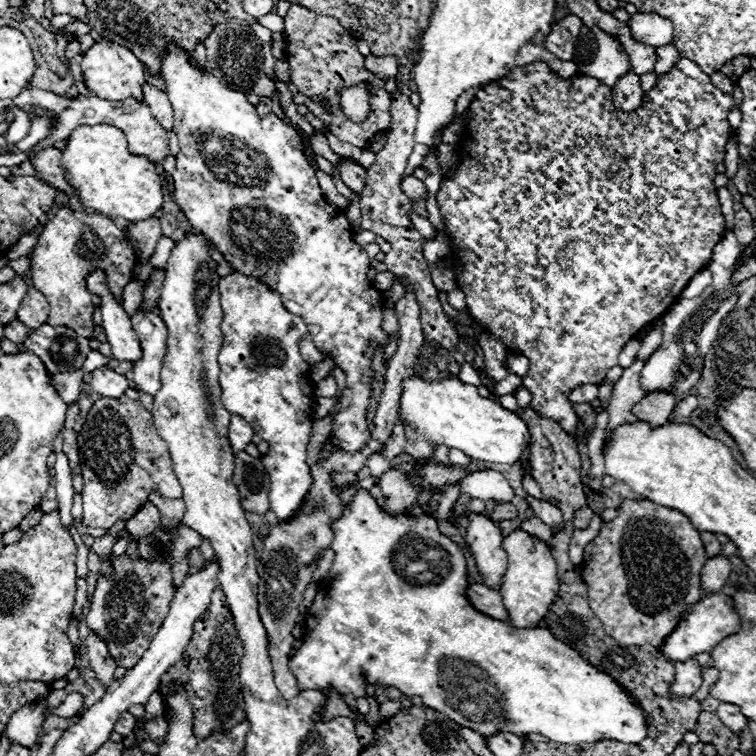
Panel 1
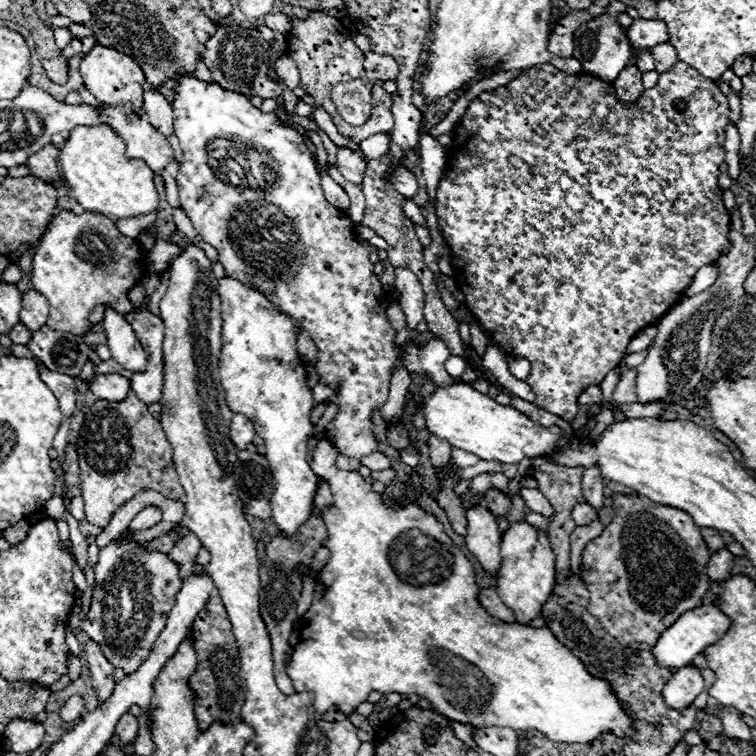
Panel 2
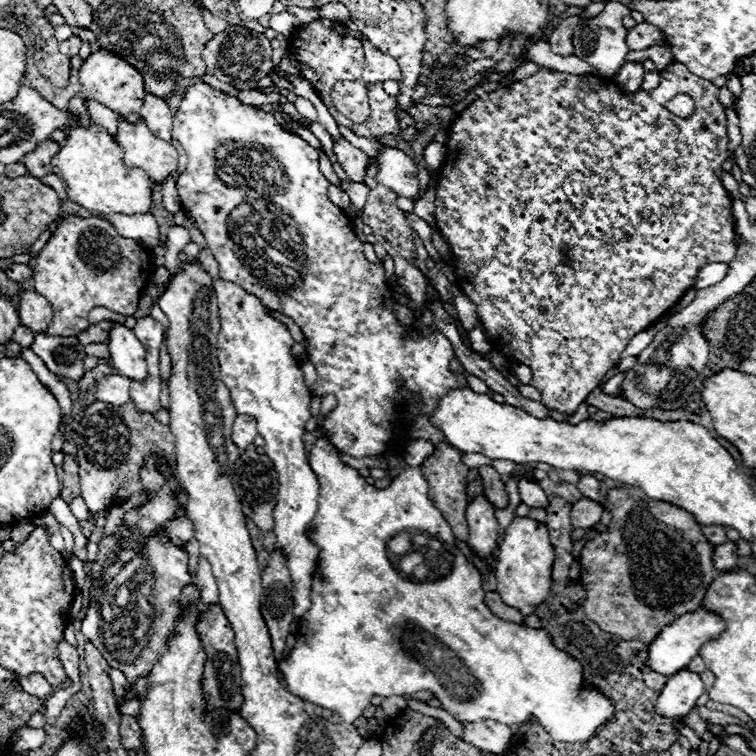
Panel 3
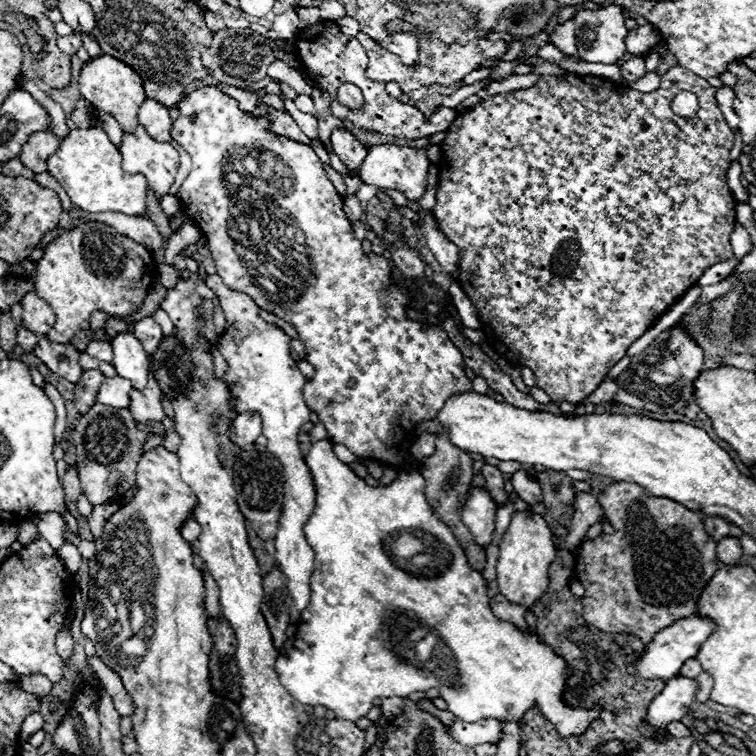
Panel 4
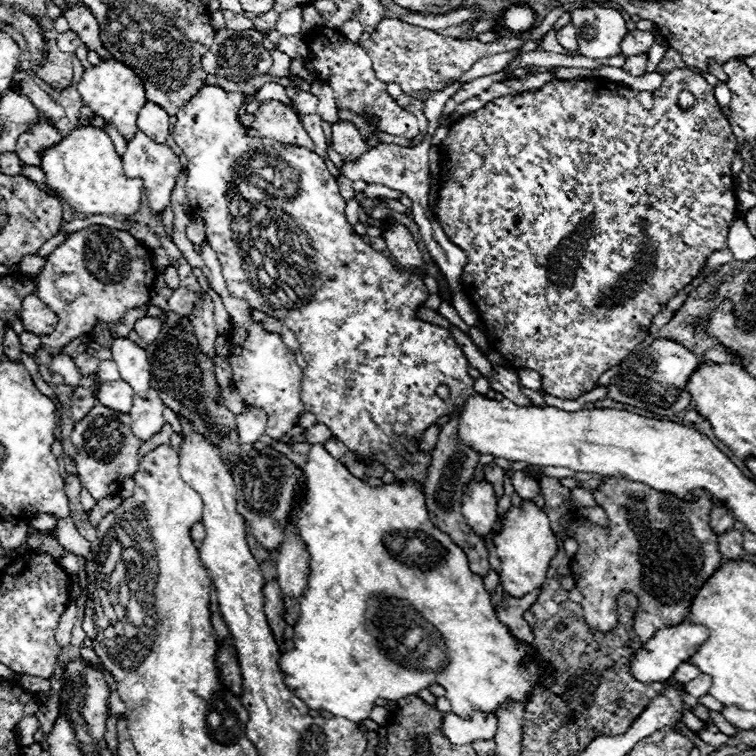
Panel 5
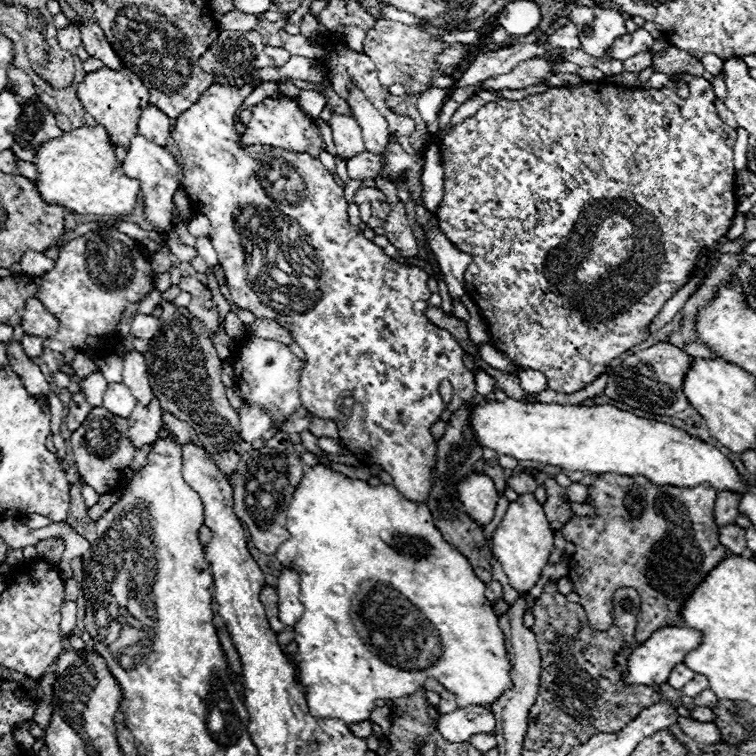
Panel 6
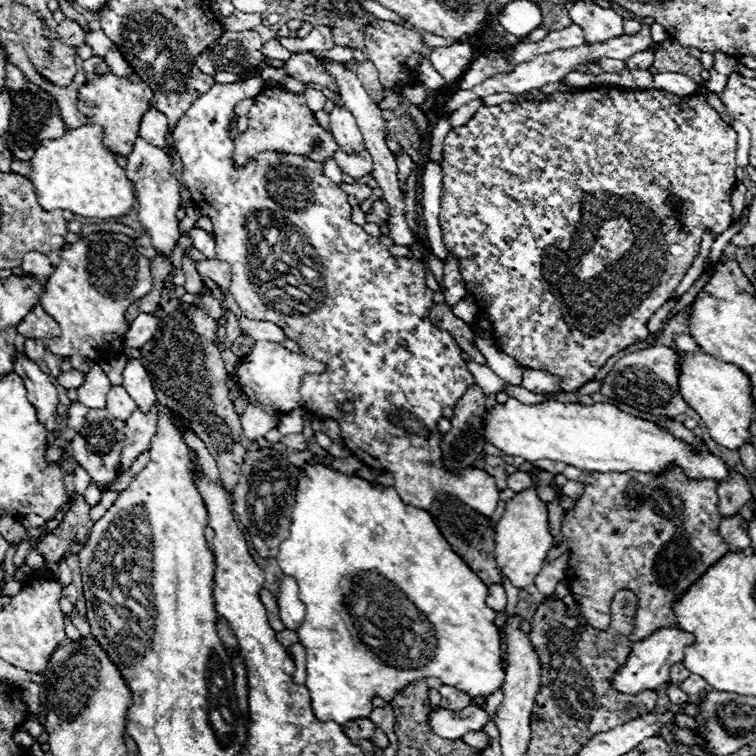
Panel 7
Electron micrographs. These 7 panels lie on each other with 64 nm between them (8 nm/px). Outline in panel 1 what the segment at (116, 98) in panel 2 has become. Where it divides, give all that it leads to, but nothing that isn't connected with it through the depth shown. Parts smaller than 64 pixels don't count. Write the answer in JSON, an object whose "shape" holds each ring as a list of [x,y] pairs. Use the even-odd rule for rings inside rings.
{"shape":[[[100,38],[94,42],[90,50],[84,52],[82,58],[82,72],[86,78],[86,86],[98,94],[104,100],[126,100],[126,98],[142,98],[142,86],[146,84],[144,80],[144,68],[126,46],[110,42],[106,38]]]}

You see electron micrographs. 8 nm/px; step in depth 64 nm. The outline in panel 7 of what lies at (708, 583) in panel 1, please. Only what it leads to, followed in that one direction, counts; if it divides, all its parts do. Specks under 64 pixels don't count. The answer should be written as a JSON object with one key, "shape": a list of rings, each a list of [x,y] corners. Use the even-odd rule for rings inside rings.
{"shape":[[[740,516],[722,518],[722,522],[720,522],[720,534],[722,534],[722,540],[728,546],[732,546],[732,550],[744,552],[746,548],[750,548],[748,524]]]}

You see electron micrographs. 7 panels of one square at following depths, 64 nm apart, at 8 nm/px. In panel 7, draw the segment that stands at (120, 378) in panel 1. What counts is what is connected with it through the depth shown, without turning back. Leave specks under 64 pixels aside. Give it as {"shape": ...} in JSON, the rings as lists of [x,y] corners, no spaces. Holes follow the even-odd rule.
{"shape":[[[112,386],[106,396],[106,410],[118,420],[128,420],[130,414],[136,410],[136,402],[130,398],[124,386]]]}

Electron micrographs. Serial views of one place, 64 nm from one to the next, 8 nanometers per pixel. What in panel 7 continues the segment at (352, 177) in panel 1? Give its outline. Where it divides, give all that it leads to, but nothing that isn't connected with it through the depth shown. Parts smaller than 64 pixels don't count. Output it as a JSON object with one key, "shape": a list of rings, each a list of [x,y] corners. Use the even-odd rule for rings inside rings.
{"shape":[[[334,108],[330,112],[330,130],[342,152],[356,154],[356,152],[366,150],[360,130],[356,126],[356,120],[346,108]]]}

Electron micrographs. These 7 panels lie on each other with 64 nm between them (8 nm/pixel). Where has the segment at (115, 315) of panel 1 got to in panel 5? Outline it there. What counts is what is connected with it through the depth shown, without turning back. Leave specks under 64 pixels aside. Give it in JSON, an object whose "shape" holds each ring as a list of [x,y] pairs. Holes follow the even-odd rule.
{"shape":[[[116,338],[110,350],[112,350],[112,360],[118,364],[122,380],[126,380],[138,396],[146,398],[150,382],[150,362],[146,350],[140,348],[130,338]]]}

